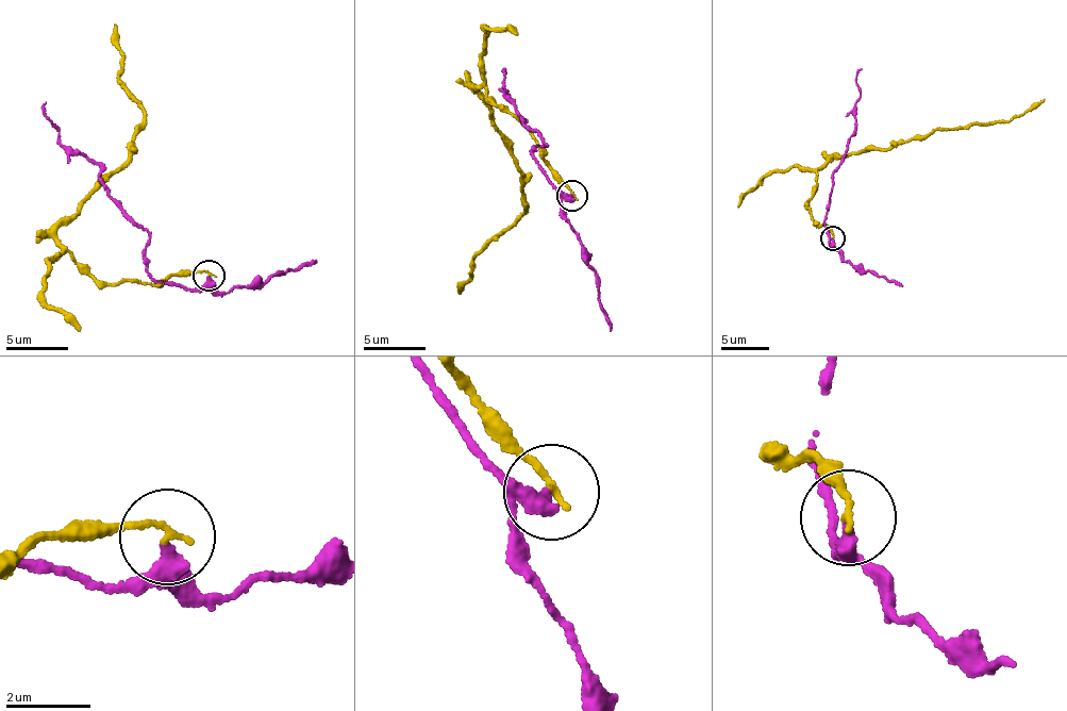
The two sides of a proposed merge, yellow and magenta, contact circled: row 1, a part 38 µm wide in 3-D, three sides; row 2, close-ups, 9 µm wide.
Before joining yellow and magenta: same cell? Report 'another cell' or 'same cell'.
another cell

